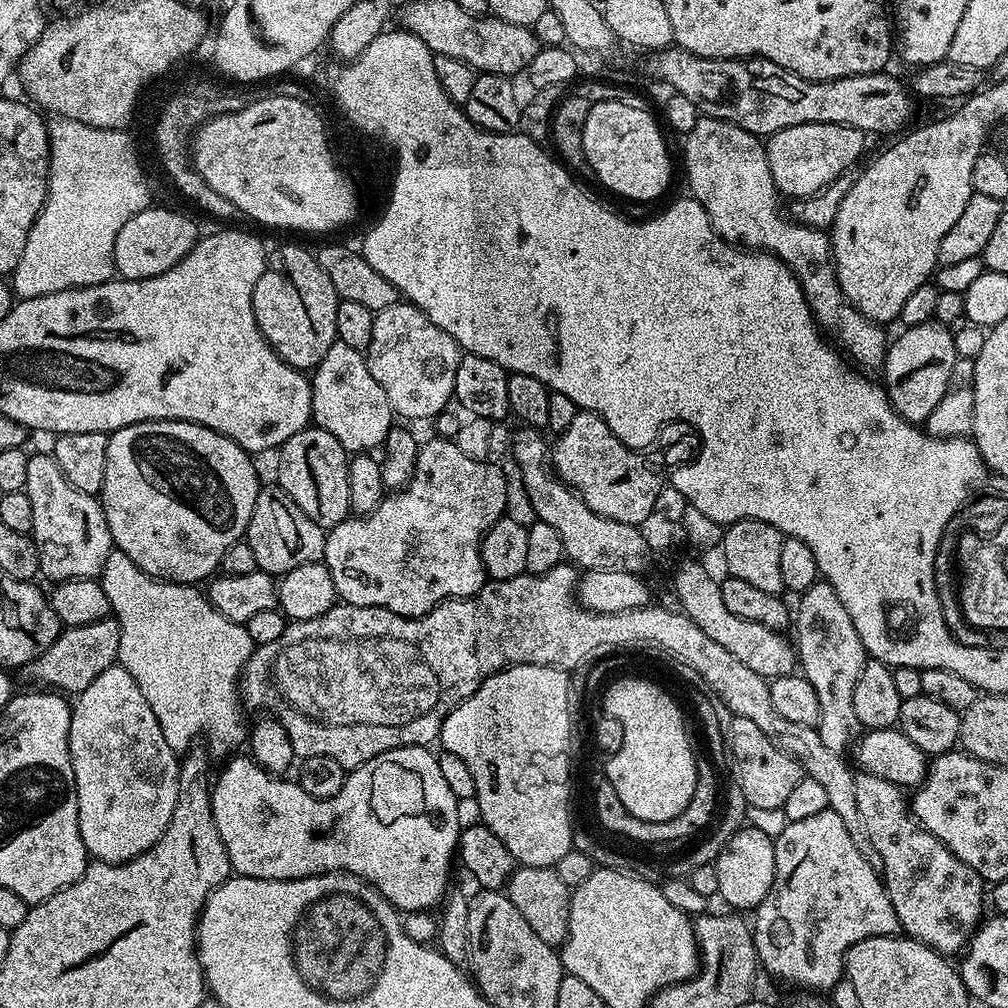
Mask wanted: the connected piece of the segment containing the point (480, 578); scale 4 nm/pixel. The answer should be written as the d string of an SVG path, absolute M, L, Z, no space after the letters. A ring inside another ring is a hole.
M425 439L421 443L414 474L402 490L389 491L385 495L384 501L369 516L352 514L347 520L338 522L338 526L327 529L322 563L330 570L330 578L334 578L334 590L343 603L363 608L385 608L399 616L425 616L427 612L437 608L443 600L466 600L468 597L476 595L486 582L480 541L483 540L485 532L490 530L490 526L494 526L494 522L498 522L505 515L504 507L508 504L508 480L499 472L500 468L495 463L475 460L470 455L464 454L457 446L455 439L435 439L428 441Z

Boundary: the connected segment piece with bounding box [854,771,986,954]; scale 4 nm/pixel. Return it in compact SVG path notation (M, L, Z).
M861 771L856 778L856 785L854 786L854 798L858 798L858 810L860 811L860 821L862 826L866 830L868 835L868 843L870 845L871 851L877 852L880 855L880 860L878 859L879 867L882 869L882 879L884 882L884 889L888 891L888 897L890 902L894 906L894 914L898 918L901 929L907 935L911 936L913 940L922 942L926 946L930 946L941 954L953 954L952 952L959 953L961 949L967 945L968 941L971 940L973 932L976 931L978 925L981 923L982 915L980 916L980 911L983 910L984 904L986 908L986 882L982 877L975 872L970 866L966 866L966 862L962 862L959 858L950 851L950 849L945 846L938 838L934 838L934 834L930 834L925 828L921 828L919 824L916 823L911 811L909 801L906 799L905 793L900 789L897 784L891 784L886 782L880 776L872 776L871 773L866 771Z

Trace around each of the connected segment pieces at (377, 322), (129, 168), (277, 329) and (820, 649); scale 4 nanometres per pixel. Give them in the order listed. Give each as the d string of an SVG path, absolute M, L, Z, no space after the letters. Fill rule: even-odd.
M398 302L374 315L374 334L370 334L366 359L370 374L386 390L386 398L390 398L397 417L431 421L445 411L454 400L454 378L461 355L456 340L446 330L434 326L424 311L410 303Z
M57 119L48 124L48 199L44 201L44 209L26 238L18 266L10 274L10 287L20 300L38 299L62 290L85 288L113 279L112 259L118 230L122 230L134 214L149 207L146 173L128 134L115 128L86 126L76 120Z
M284 244L276 253L267 257L262 278L258 278L258 286L254 286L254 318L260 327L264 340L275 350L291 368L301 370L315 369L318 361L328 355L336 339L336 315L340 300L334 290L334 282L326 278L326 270L318 266L315 255L296 244Z
M817 579L816 584L799 593L797 600L800 601L797 602L796 608L794 604L794 624L796 620L794 647L798 653L799 671L810 682L810 686L814 686L814 694L818 694L820 721L816 723L815 729L820 733L822 742L830 746L830 750L843 753L844 747L848 743L849 747L862 732L858 718L854 714L854 686L858 686L858 674L862 674L866 663L862 638L858 638L858 630L854 630L854 622L850 622L850 613L846 611L846 606L842 606L834 586L830 586L827 580Z

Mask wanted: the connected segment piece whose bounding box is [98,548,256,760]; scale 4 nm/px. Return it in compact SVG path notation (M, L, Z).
M117 548L107 556L106 565L98 579L106 594L109 611L113 619L119 622L117 663L138 683L150 710L158 718L162 736L170 750L183 754L200 738L200 734L206 733L206 747L211 759L225 759L232 751L239 751L239 747L243 742L245 745L248 738L248 722L245 722L241 712L244 708L241 699L237 697L237 686L244 665L256 647L247 627L222 615L208 601L207 595L201 589L198 590L199 587L157 580L140 567L134 566L130 558Z

